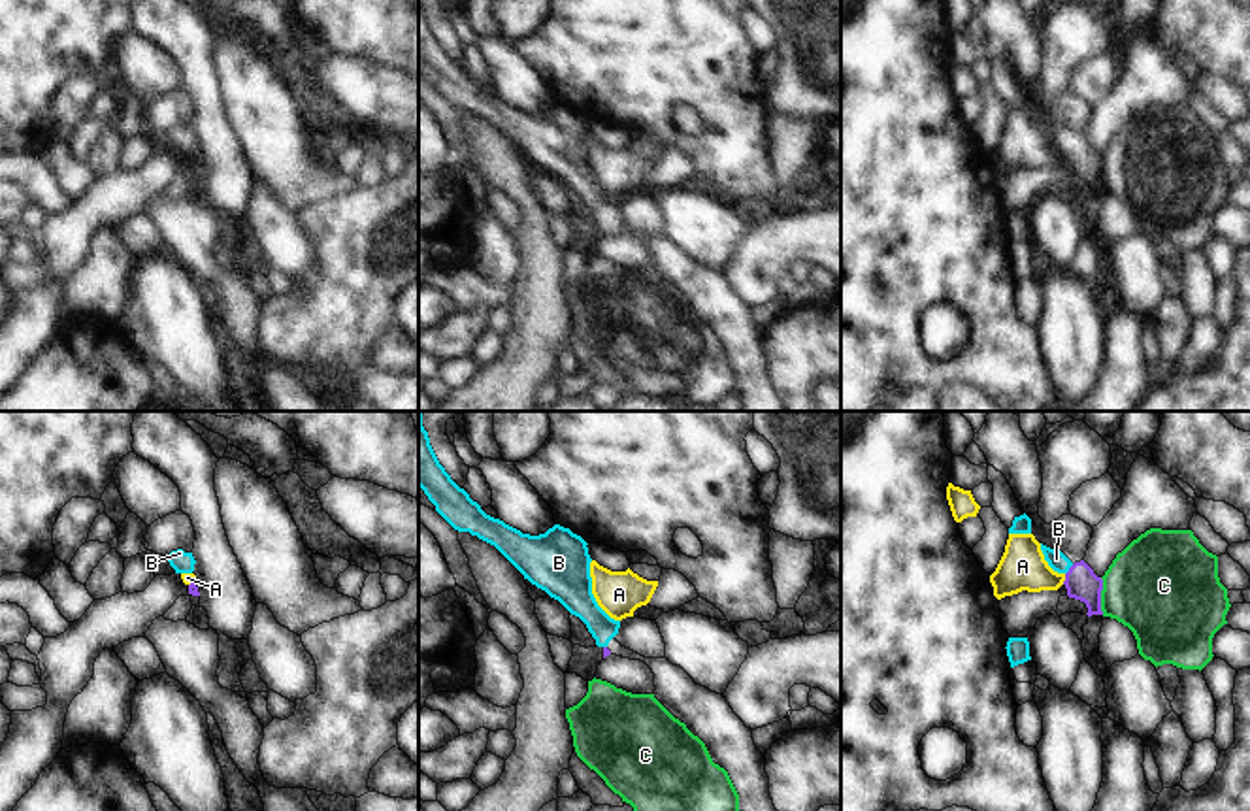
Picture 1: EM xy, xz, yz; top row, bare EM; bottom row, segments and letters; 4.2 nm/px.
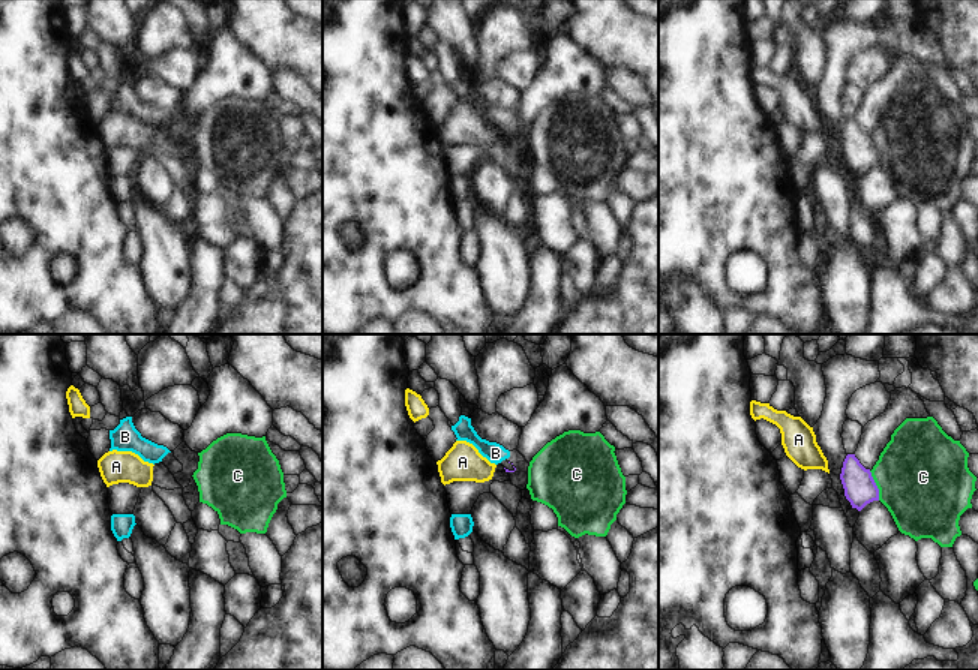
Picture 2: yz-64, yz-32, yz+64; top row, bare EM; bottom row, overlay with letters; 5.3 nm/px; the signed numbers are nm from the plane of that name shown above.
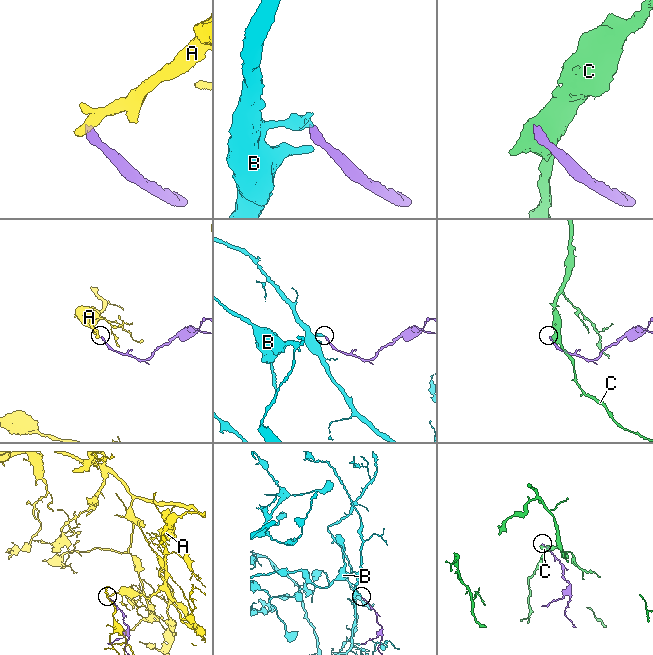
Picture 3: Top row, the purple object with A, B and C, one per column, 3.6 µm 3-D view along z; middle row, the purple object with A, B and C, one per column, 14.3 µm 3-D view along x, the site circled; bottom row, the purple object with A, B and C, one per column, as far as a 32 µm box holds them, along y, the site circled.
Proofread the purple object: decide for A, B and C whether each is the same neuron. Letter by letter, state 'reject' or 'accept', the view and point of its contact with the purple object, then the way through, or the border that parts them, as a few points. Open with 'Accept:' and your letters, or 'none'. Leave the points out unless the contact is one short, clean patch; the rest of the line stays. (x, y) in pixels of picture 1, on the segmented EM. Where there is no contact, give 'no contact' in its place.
Accept: B
A: reject; contact yz (1066, 579); border yz (1066, 574), (1062, 583)
B: accept; contact yz (1069, 570); way yz (1081, 581), (1069, 570), (1056, 559)
C: reject; contact yz (1100, 596); border yz (1100, 578), (1103, 613)

